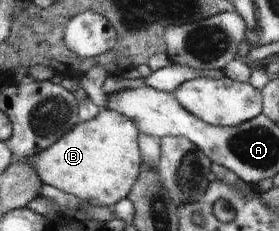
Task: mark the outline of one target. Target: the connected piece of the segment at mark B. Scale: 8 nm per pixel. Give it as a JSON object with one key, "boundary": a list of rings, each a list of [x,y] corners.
{"boundary":[[[105,108],[95,118],[77,123],[57,142],[21,162],[27,163],[45,184],[68,192],[85,203],[111,206],[129,196],[142,172],[139,133],[131,119]]]}

